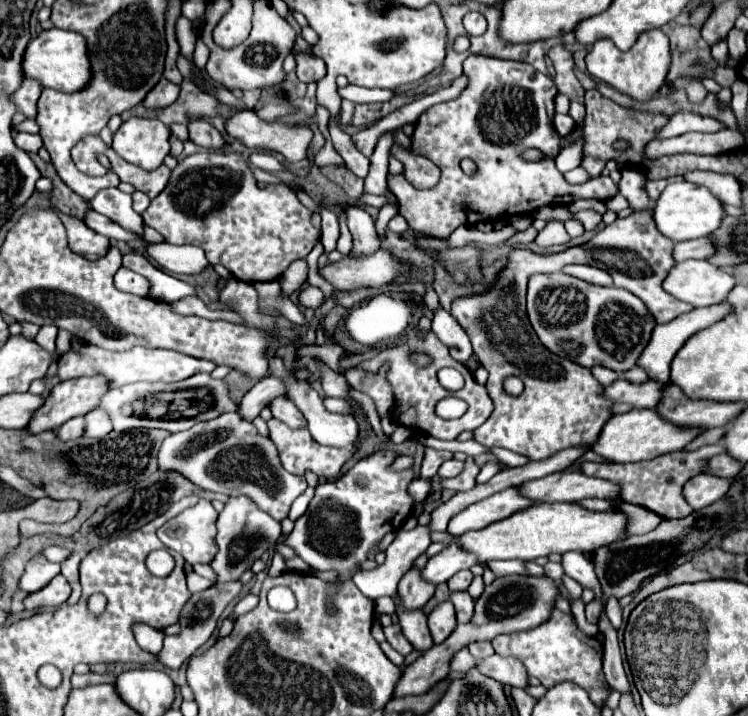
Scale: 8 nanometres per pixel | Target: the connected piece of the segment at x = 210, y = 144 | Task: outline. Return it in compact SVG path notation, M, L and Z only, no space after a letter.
M194 121L188 123L188 131L190 131L190 139L206 149L222 149L226 145L222 133L218 133L208 121Z

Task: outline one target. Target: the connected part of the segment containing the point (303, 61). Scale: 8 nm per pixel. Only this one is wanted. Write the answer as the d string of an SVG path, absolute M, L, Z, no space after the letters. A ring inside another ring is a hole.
M296 55L296 75L300 81L310 83L310 81L318 81L326 75L326 67L324 61L320 57L314 55Z

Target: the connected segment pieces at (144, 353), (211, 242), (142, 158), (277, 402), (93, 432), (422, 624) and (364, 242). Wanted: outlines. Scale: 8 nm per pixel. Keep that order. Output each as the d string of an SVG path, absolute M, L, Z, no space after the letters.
M86 345L80 347L80 351L68 351L58 359L58 377L62 381L66 379L76 379L76 377L94 377L102 375L108 379L108 387L122 387L126 383L136 383L136 381L164 381L164 383L174 383L188 379L196 373L210 373L216 365L204 359L196 359L178 351L166 351L166 349L148 349L148 347L132 347L128 351L106 351L96 345Z
M194 153L184 157L172 171L166 189L142 213L142 219L168 243L202 247L212 265L222 263L236 279L246 283L278 279L292 261L304 259L320 237L320 231L310 223L310 209L298 201L296 193L286 183L258 185L238 153Z
M130 117L114 133L112 149L128 163L154 171L170 153L170 129L156 119Z
M280 395L280 397L272 399L272 401L268 403L268 407L270 407L274 419L280 419L282 423L286 423L286 425L292 427L292 429L306 425L304 415L298 411L298 407L296 407L286 395Z
M90 411L88 415L84 415L86 419L86 429L84 429L84 437L96 437L102 439L104 435L108 435L112 431L112 423L106 411Z
M394 595L394 603L396 603L396 613L398 613L398 621L400 621L404 637L412 643L412 647L416 651L420 651L420 653L428 651L434 643L432 643L432 637L430 637L430 631L428 631L428 625L426 625L424 611L422 609L418 609L418 611L404 611L400 607L398 595Z
M350 205L346 207L346 219L348 219L348 229L354 237L354 255L366 255L374 253L380 247L380 241L376 239L374 231L374 219L360 207L360 205Z

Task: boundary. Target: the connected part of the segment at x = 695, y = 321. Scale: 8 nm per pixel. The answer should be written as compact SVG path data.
M720 301L720 303L714 303L714 305L708 305L708 307L698 307L698 309L692 309L680 317L676 317L672 323L666 323L666 325L656 325L654 327L654 333L652 333L652 339L648 343L648 347L644 347L644 355L640 355L638 359L638 367L642 367L650 379L658 381L658 383L668 383L670 381L670 363L674 359L674 355L678 353L678 349L690 339L692 333L698 333L718 321L722 321L726 315L732 313L732 305L728 301Z

